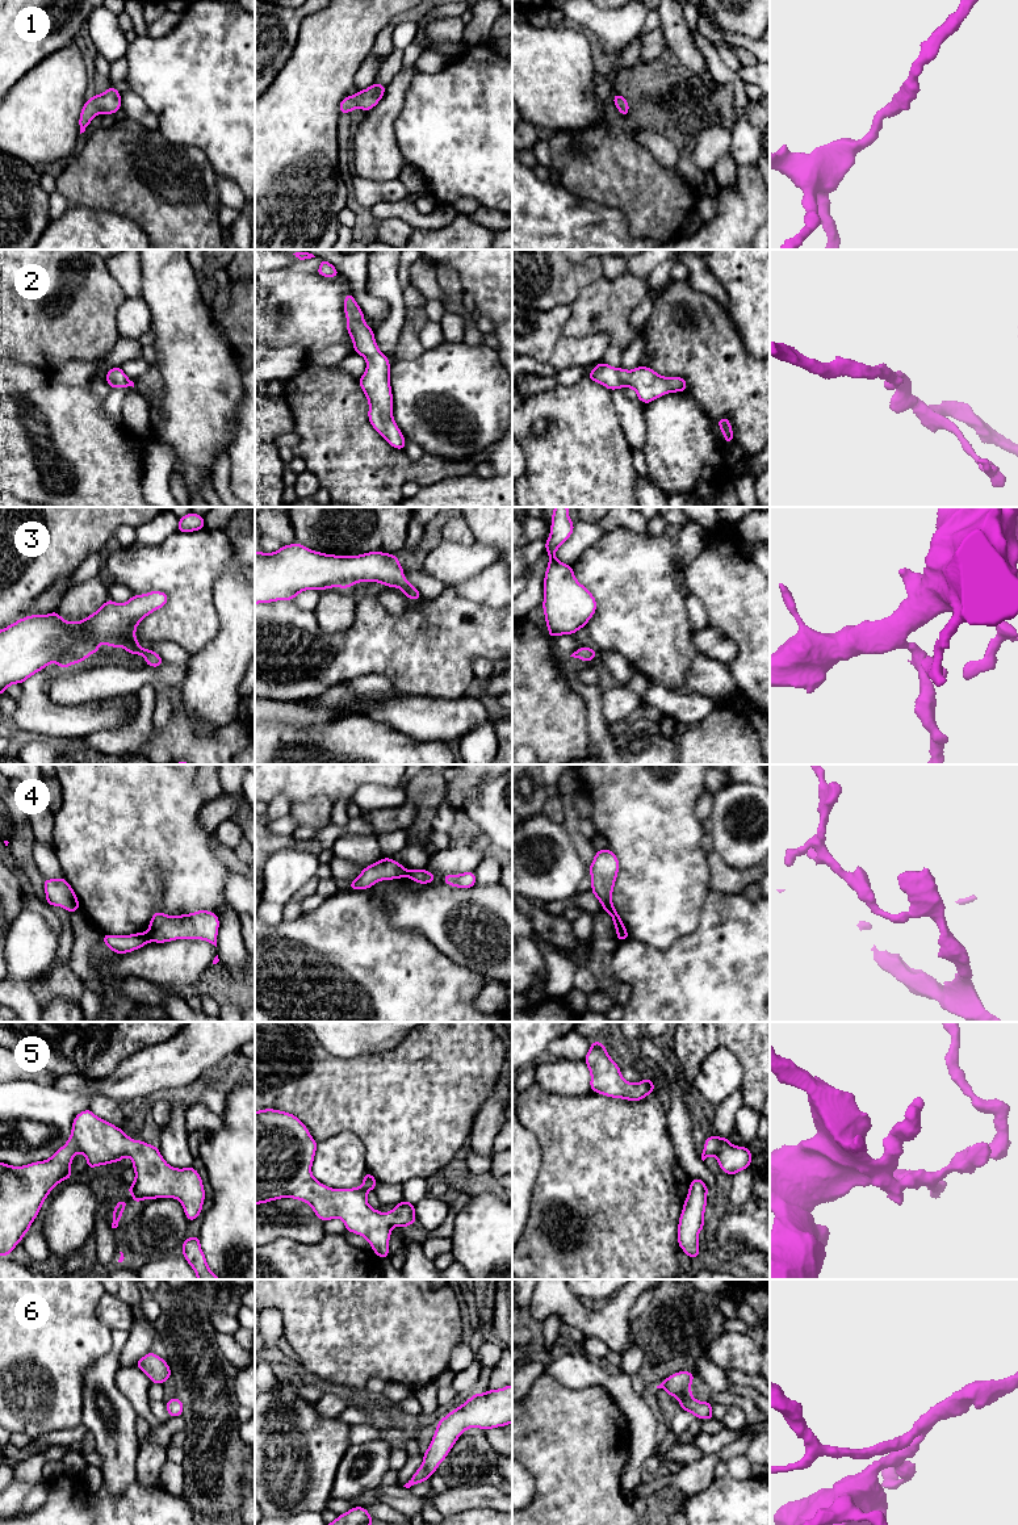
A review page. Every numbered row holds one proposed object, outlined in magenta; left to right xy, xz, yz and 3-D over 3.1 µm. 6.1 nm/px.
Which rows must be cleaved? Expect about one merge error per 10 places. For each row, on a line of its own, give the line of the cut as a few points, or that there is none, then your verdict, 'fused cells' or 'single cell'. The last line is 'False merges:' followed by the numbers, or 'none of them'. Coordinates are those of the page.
1: cut none; single cell
2: cut none; single cell
3: cut none; single cell
4: cut xy (146, 933), (150, 939); fused cells
5: cut none; single cell
6: cut none; single cell
False merges: 4

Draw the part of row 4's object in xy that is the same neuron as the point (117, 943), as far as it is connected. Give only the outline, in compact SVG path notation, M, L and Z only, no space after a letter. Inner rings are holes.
M135 933L131 935L104 934L102 942L114 954L127 954L147 944L150 942L150 938L147 933Z

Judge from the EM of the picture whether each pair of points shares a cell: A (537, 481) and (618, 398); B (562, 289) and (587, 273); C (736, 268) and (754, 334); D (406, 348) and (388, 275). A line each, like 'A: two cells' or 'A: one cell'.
A: two cells
B: one cell
C: one cell
D: two cells

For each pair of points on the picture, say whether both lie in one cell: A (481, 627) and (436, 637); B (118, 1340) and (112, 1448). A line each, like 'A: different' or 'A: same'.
A: same
B: same

